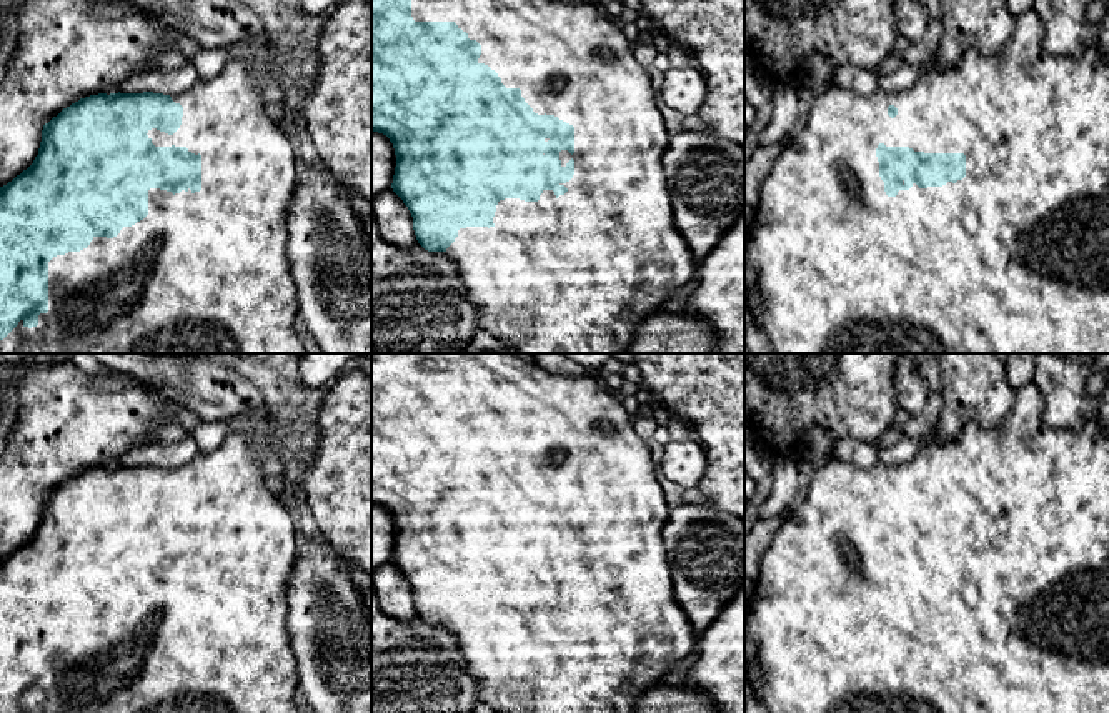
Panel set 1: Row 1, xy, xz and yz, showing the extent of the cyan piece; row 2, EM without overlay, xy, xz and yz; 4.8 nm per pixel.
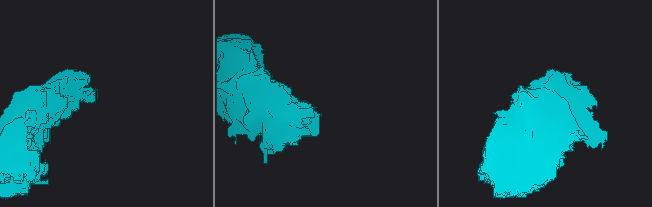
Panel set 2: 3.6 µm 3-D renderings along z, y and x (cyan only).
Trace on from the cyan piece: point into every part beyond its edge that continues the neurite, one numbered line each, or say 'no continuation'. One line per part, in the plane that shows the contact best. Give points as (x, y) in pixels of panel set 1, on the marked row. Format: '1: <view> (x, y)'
1: xz (576, 274)

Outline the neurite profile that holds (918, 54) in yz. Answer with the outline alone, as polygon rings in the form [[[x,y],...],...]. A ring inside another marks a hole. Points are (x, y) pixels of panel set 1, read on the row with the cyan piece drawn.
[[[931,18],[924,35],[916,43],[911,43],[904,52],[904,62],[914,67],[924,67],[934,57],[942,33],[944,30],[941,20]]]

